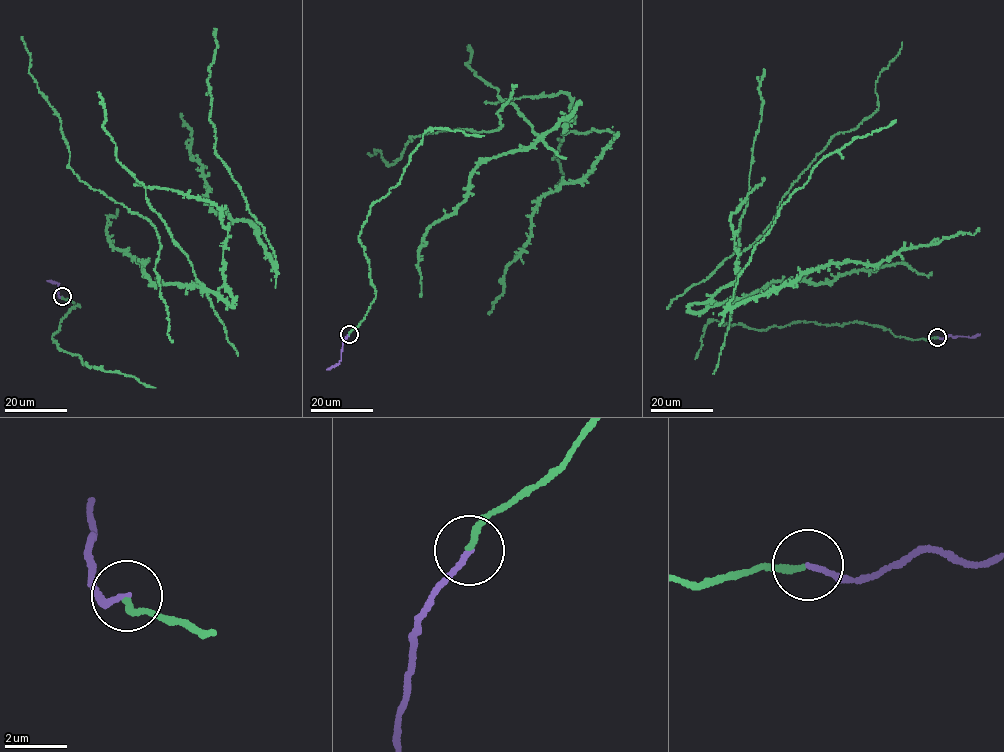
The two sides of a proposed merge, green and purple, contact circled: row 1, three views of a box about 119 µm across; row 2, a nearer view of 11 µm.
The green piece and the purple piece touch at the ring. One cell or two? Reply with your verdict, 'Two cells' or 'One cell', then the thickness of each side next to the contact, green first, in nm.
One cell. Thickness 200 nm (green) against 150 nm

